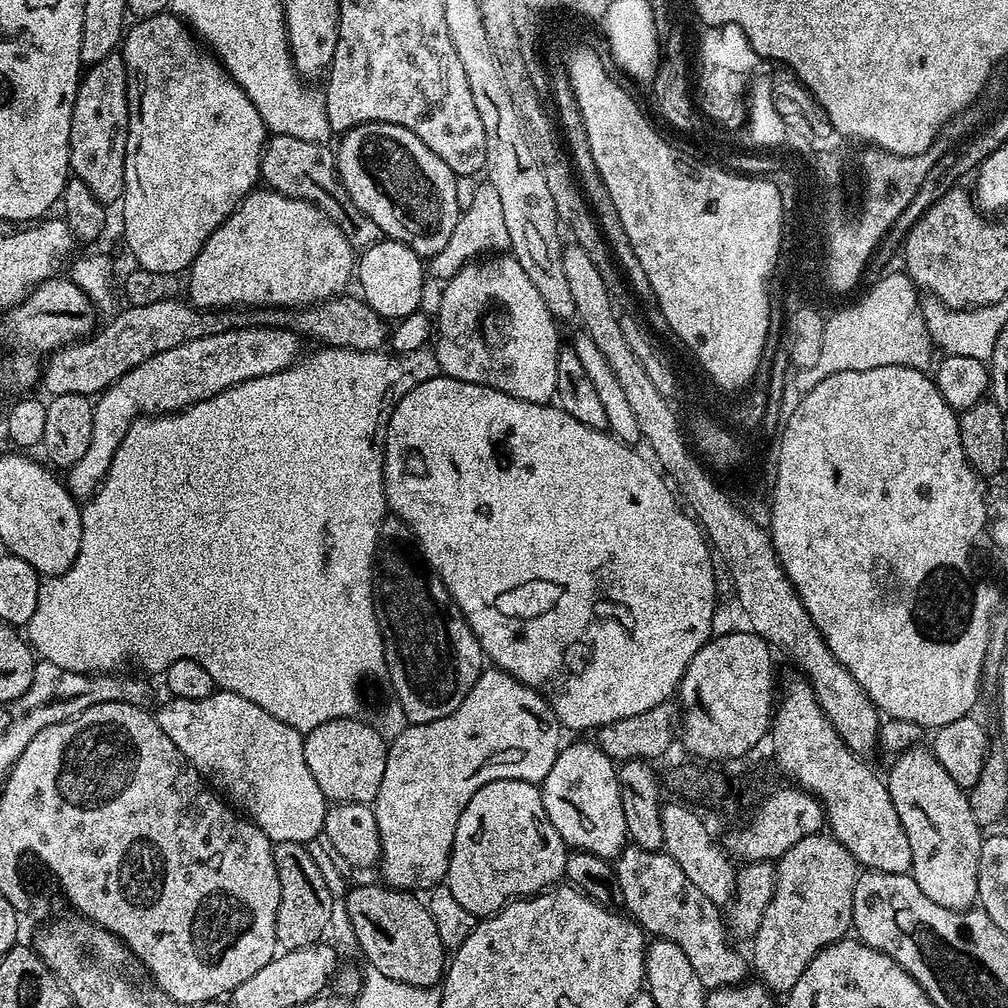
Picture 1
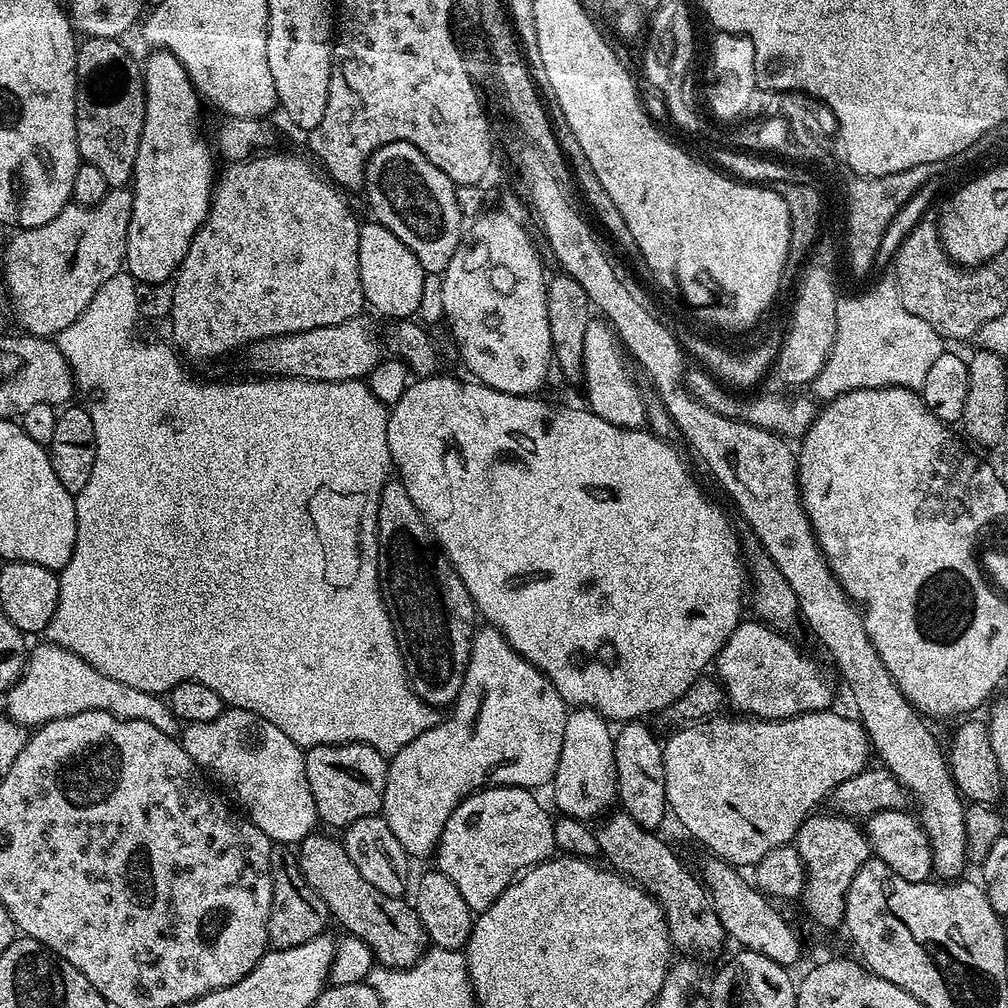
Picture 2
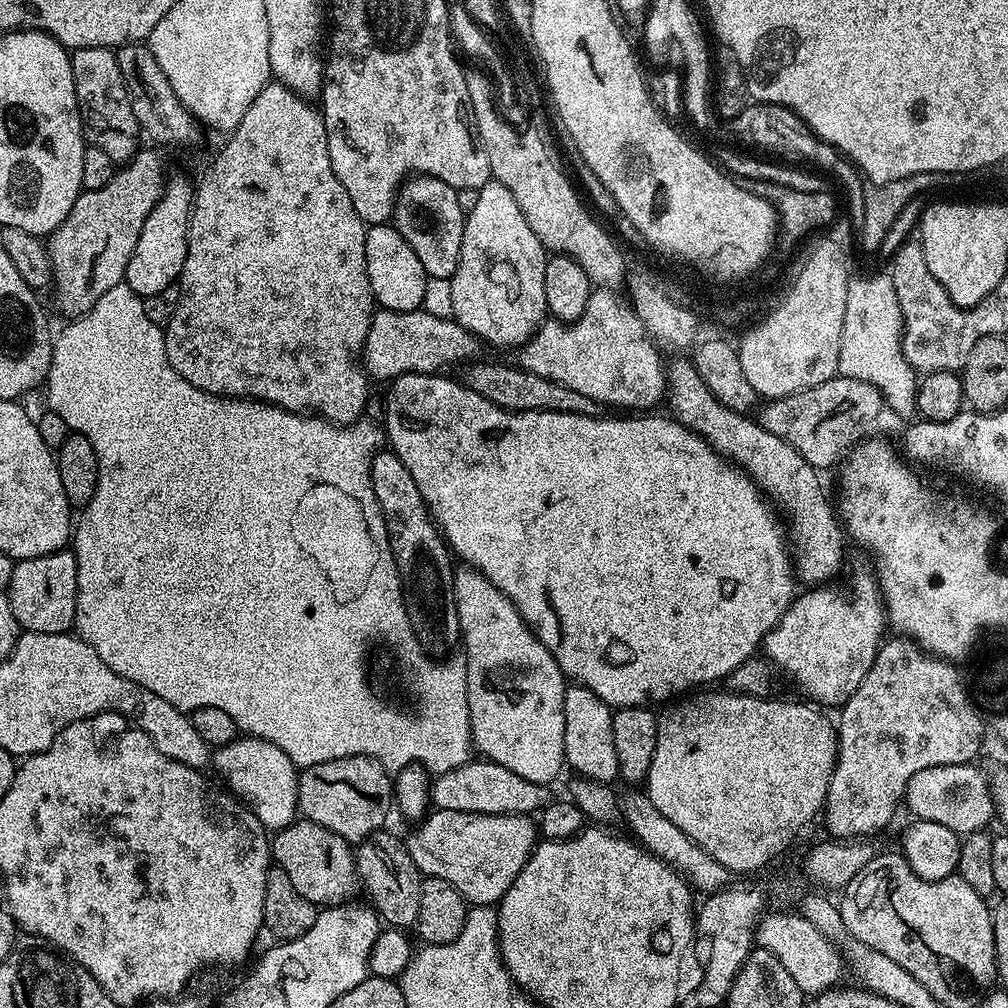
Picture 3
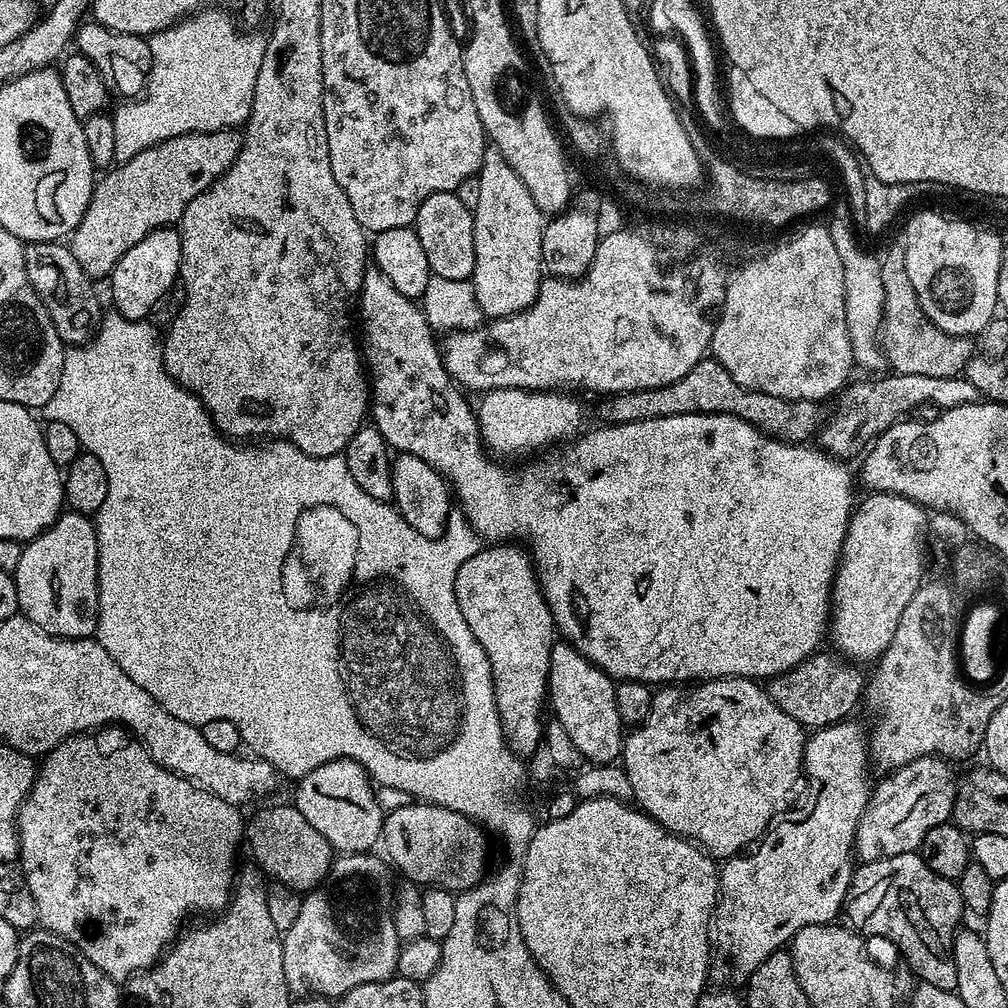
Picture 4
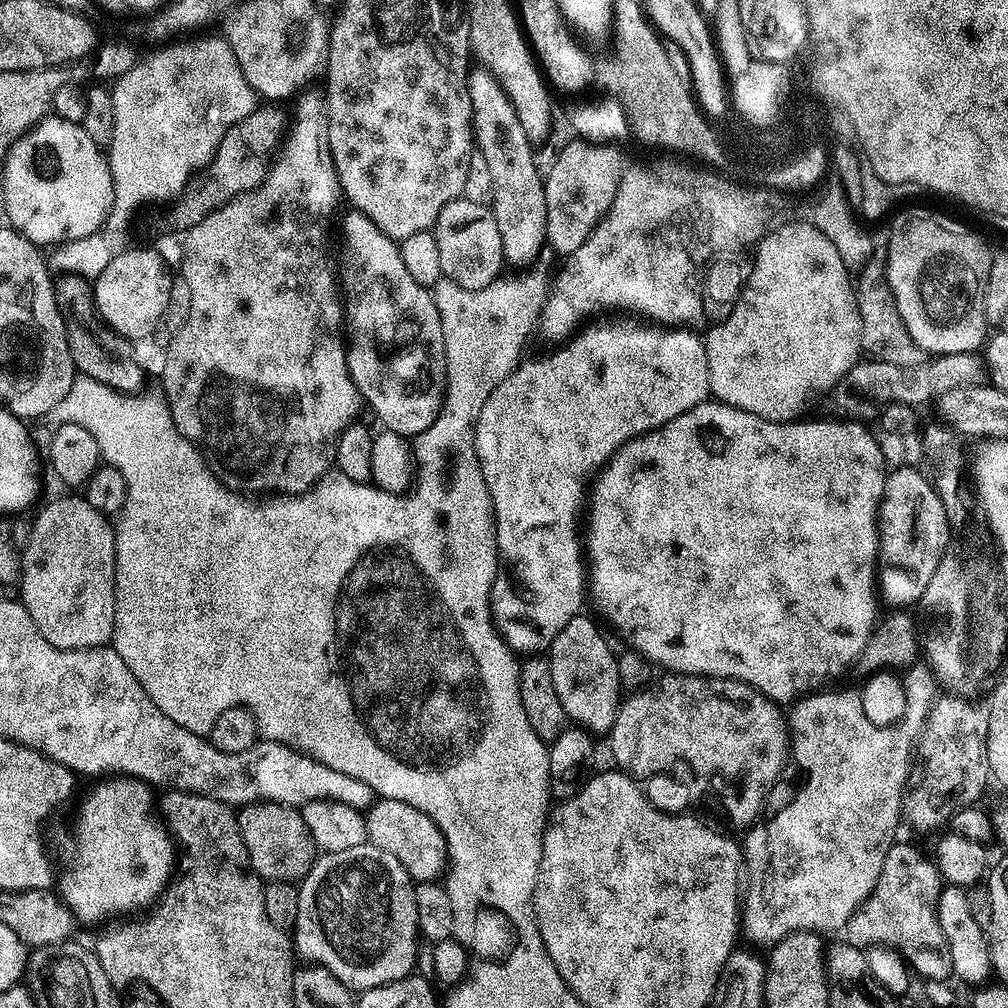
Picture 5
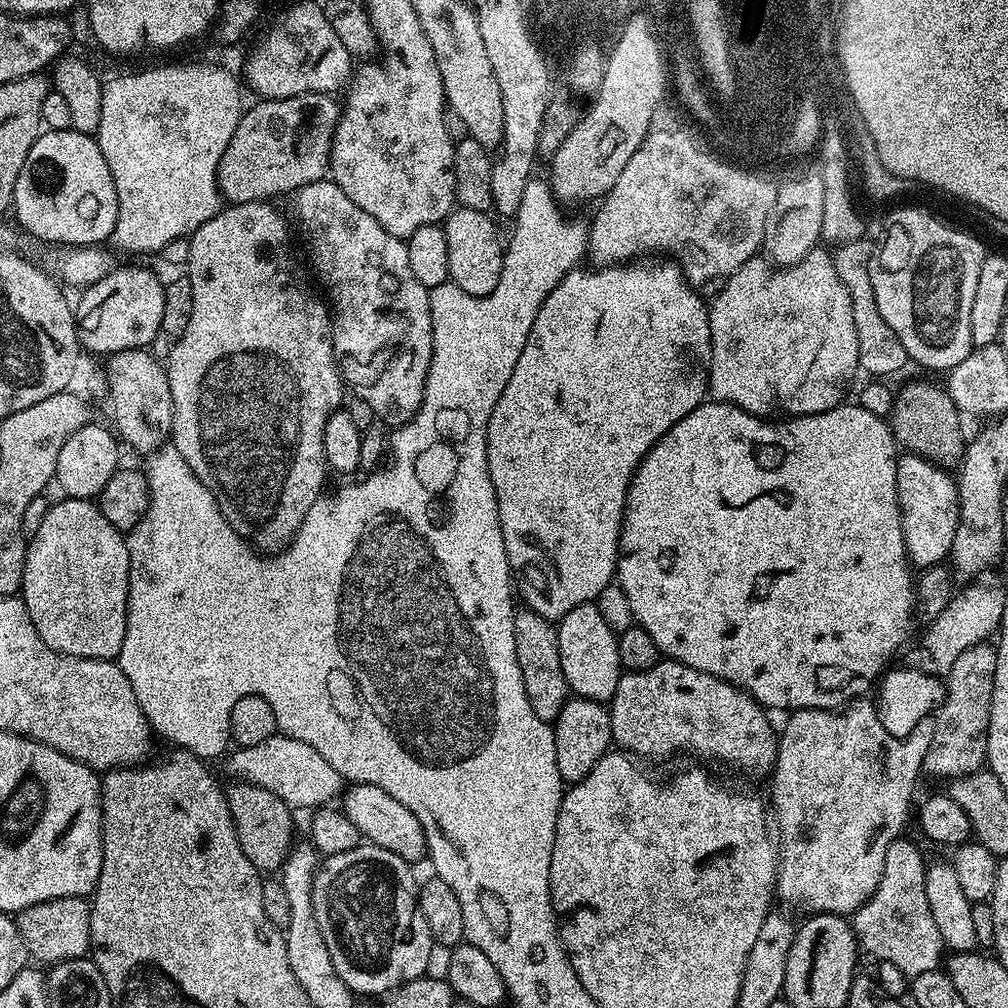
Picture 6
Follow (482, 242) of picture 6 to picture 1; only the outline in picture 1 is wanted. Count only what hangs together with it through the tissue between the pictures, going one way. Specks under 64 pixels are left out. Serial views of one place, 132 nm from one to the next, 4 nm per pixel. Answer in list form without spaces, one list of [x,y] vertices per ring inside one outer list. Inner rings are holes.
[[[370,122],[359,124],[339,137],[340,145],[335,145],[336,165],[340,171],[342,182],[354,198],[354,206],[362,210],[362,214],[370,214],[374,222],[378,222],[381,233],[387,239],[397,240],[410,246],[421,258],[430,258],[450,242],[450,234],[454,234],[454,226],[460,217],[457,195],[455,194],[456,173],[410,130],[397,124],[386,122]]]

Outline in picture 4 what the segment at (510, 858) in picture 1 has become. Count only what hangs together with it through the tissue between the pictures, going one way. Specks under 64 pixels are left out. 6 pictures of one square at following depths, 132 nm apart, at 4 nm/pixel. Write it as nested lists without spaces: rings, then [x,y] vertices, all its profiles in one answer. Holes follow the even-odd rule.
[[[413,802],[385,815],[382,848],[388,851],[387,859],[395,865],[398,872],[398,867],[400,867],[401,874],[406,876],[404,878],[407,878],[412,884],[447,888],[449,892],[459,894],[479,884],[489,871],[487,838],[489,839],[485,829],[469,816],[463,816],[437,804]]]

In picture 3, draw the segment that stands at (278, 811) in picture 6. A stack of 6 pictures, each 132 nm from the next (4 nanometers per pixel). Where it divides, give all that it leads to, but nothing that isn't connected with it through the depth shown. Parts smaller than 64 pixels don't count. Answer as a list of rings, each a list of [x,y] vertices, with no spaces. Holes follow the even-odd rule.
[[[297,818],[290,826],[279,829],[270,840],[270,856],[294,885],[302,898],[317,906],[331,906],[347,901],[358,888],[356,857],[353,845],[334,830],[318,826],[313,820]]]

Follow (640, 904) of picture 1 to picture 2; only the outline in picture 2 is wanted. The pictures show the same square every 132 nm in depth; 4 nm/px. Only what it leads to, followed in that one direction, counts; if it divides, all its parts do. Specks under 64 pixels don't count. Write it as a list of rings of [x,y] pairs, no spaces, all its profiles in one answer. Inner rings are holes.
[[[623,810],[613,811],[607,818],[601,819],[599,824],[595,833],[600,856],[608,859],[606,864],[611,871],[639,884],[659,902],[673,949],[688,958],[718,955],[726,945],[724,927],[722,922],[718,922],[718,914],[707,888],[680,861],[679,854],[662,837],[656,836],[660,834],[653,829],[638,826],[638,822],[634,822],[634,818],[630,818],[630,814]]]

